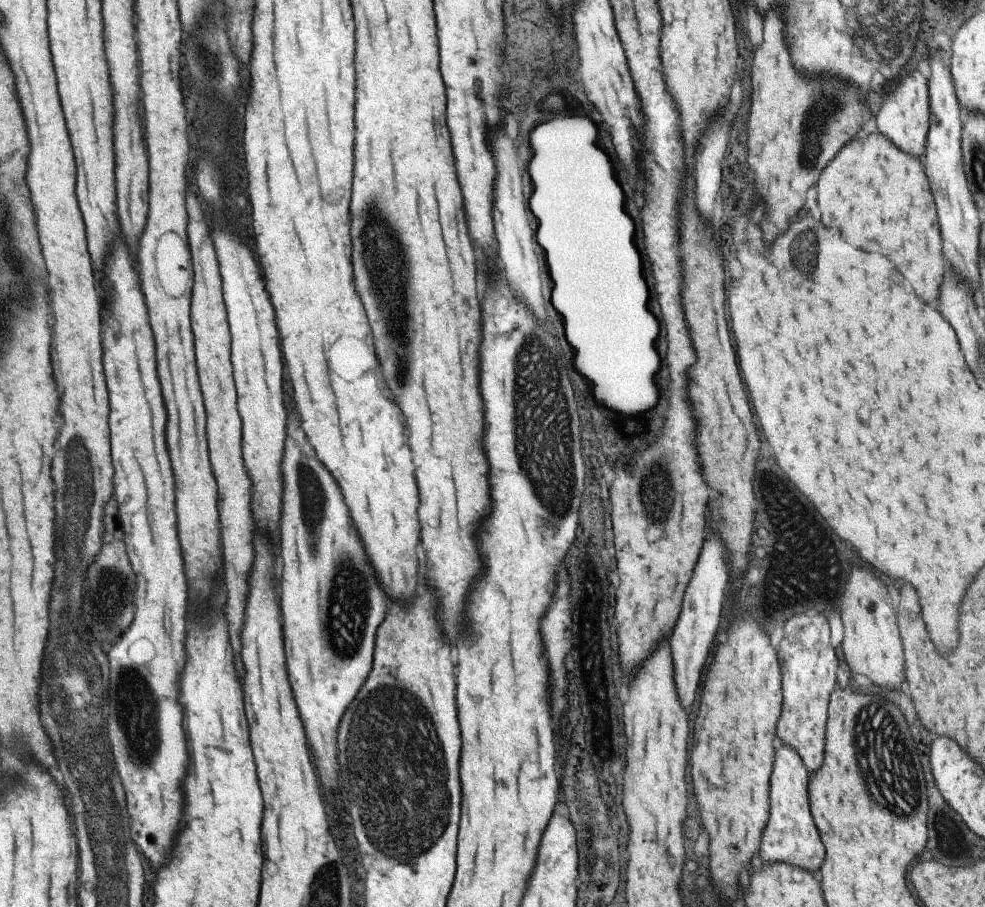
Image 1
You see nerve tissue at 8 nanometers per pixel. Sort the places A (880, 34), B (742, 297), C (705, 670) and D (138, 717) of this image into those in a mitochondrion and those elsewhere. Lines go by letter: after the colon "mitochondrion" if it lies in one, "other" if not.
A: mitochondrion
B: other
C: other
D: mitochondrion

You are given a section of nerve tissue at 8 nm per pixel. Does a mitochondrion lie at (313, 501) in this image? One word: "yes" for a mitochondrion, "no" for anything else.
yes

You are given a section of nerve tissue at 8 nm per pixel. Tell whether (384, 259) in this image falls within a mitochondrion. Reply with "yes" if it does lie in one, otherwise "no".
yes

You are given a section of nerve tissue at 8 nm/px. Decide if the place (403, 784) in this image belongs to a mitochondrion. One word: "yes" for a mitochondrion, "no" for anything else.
yes

